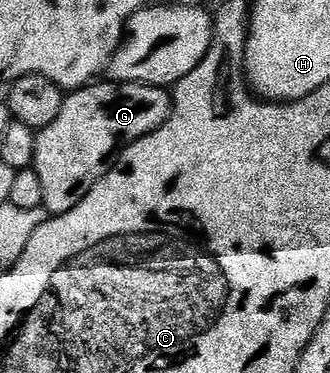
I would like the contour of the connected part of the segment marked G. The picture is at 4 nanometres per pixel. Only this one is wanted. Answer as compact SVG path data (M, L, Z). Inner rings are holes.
M106 79L101 83L83 85L81 89L67 92L62 99L60 115L56 115L56 119L52 119L48 127L37 130L38 142L32 168L40 175L40 183L44 186L44 208L47 214L72 211L72 207L76 207L76 203L80 203L84 195L88 195L91 187L118 160L119 153L144 135L160 128L170 118L171 108L171 90L161 85Z

